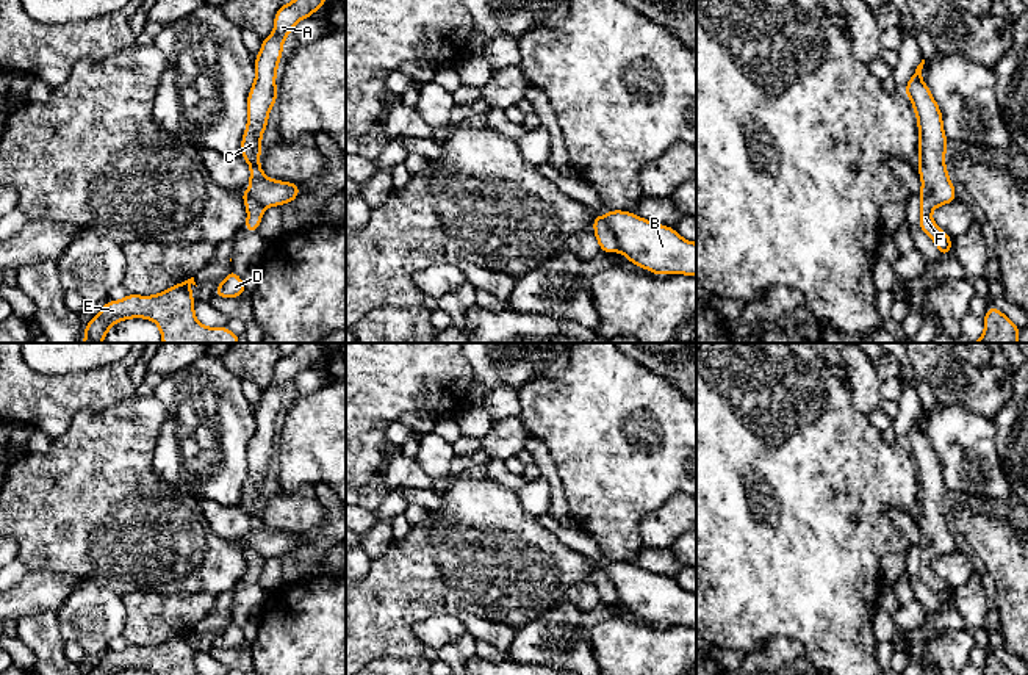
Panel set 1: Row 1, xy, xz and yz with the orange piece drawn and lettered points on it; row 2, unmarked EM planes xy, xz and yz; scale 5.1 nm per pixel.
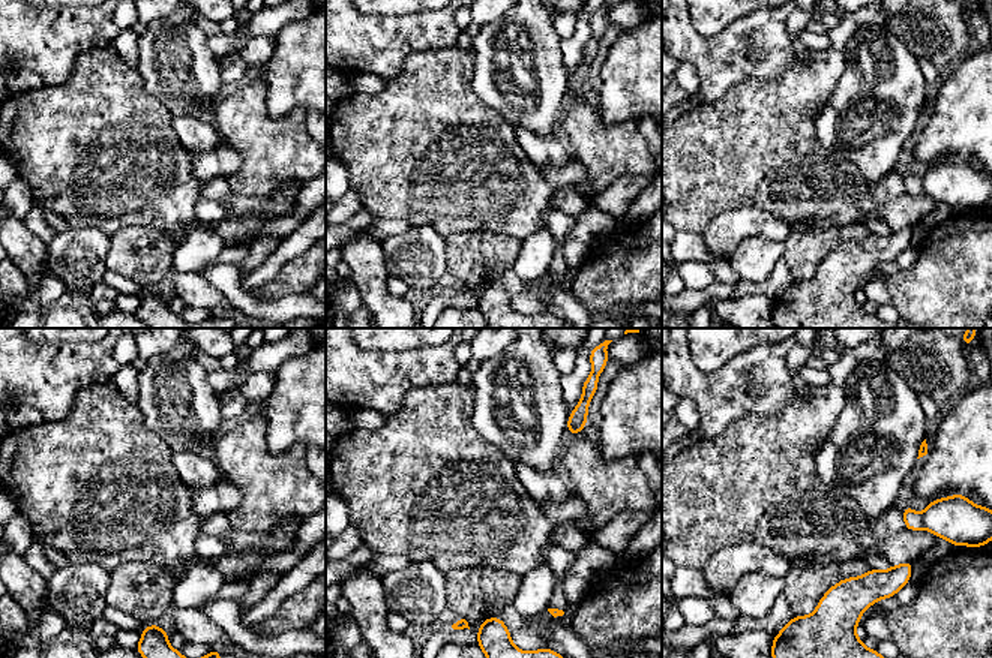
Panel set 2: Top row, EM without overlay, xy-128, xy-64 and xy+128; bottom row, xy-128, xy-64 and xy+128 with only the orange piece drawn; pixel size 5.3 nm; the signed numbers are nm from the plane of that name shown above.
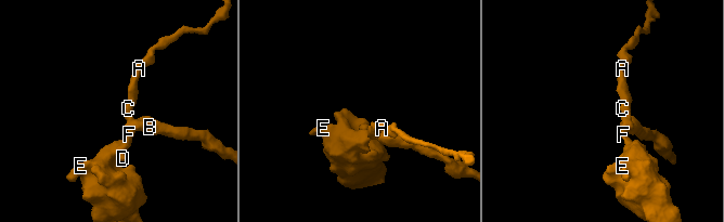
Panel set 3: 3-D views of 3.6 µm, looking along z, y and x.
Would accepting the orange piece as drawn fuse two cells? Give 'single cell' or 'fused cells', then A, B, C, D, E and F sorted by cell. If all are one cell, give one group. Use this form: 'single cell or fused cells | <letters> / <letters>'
fused cells | A C D E F / B

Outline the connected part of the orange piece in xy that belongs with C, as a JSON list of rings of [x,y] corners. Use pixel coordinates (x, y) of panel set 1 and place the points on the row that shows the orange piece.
[[[293,0],[282,5],[274,17],[274,31],[261,41],[261,50],[253,60],[255,81],[247,96],[247,127],[241,139],[241,157],[250,166],[249,186],[260,182],[264,172],[260,166],[261,136],[269,111],[277,102],[275,75],[282,60],[283,42],[296,23],[324,8],[325,0]]]

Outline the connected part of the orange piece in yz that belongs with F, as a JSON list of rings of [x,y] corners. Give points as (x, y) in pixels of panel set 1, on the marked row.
[[[925,60],[917,66],[904,88],[904,92],[914,106],[920,135],[918,177],[928,186],[928,196],[920,199],[918,229],[936,243],[939,255],[950,255],[951,236],[933,221],[931,211],[936,207],[954,202],[956,191],[945,168],[948,141],[944,133],[942,113],[929,88],[922,80],[923,64]]]

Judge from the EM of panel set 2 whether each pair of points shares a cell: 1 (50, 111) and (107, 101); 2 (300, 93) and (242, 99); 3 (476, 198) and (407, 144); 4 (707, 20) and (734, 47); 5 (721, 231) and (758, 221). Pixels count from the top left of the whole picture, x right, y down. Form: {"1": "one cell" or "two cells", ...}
{"1": "one cell", "2": "two cells", "3": "one cell", "4": "two cells", "5": "one cell"}

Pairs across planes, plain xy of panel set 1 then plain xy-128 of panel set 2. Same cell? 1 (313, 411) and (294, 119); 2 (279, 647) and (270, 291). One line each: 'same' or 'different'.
1: different
2: same

